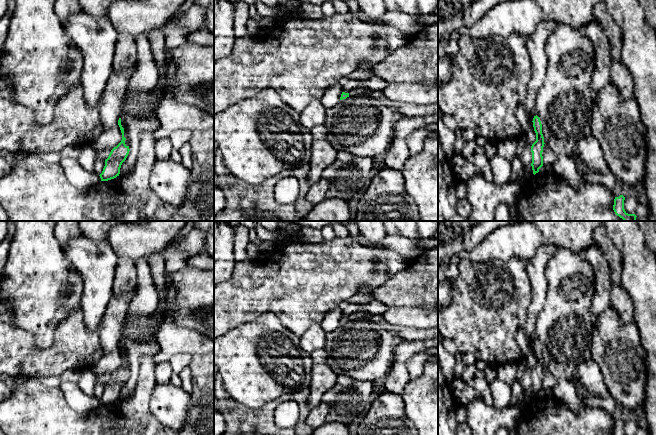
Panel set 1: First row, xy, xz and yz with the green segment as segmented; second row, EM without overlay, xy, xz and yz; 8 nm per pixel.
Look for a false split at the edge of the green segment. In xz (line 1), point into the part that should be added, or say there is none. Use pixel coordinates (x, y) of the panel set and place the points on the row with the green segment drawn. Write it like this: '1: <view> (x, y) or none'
1: none

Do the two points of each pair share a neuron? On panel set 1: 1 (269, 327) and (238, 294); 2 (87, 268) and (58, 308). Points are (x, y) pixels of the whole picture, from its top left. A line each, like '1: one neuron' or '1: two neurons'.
1: two neurons
2: two neurons

